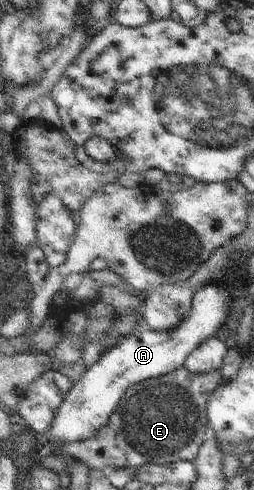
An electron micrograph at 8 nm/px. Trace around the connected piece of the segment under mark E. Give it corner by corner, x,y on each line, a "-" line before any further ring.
183,367
169,375
132,385
113,413
112,419
94,438
65,444
62,454
89,464
93,470
106,472
120,467
138,469
149,464
167,465
179,460
197,461
201,448
212,436
209,402
220,387
221,377
221,370
199,375

